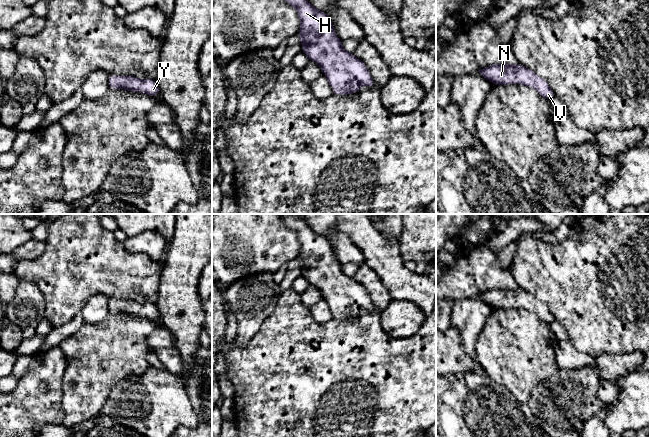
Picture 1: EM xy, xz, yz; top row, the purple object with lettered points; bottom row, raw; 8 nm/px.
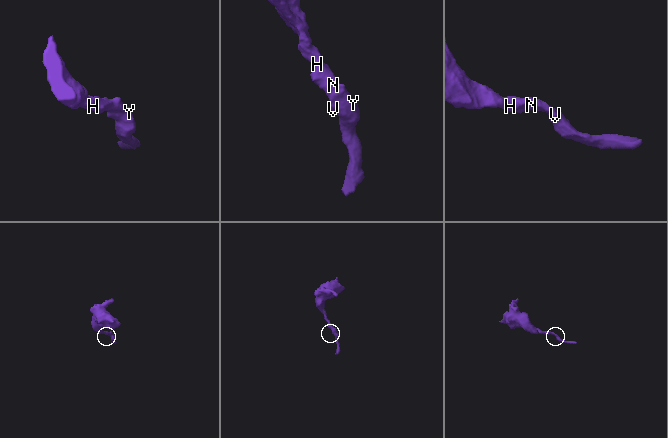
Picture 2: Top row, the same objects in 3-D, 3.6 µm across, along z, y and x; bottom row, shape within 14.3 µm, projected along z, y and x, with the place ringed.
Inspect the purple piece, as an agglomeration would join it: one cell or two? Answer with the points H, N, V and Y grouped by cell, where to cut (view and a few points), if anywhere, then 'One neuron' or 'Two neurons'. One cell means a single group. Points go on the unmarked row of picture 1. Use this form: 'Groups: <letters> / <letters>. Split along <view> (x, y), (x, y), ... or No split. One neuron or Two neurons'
Groups: H N V Y. No split. One neuron

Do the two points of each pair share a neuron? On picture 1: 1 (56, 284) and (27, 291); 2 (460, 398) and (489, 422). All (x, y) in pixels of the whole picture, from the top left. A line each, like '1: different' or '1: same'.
1: different
2: same

